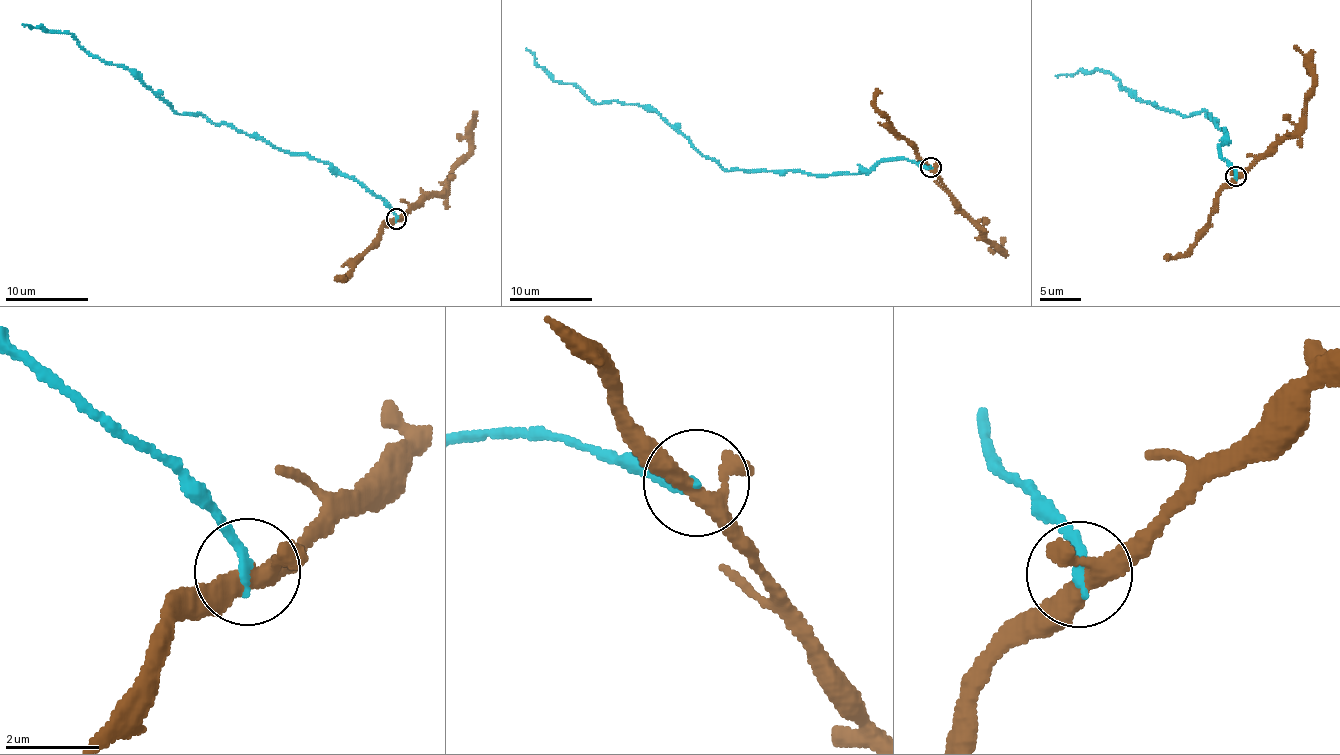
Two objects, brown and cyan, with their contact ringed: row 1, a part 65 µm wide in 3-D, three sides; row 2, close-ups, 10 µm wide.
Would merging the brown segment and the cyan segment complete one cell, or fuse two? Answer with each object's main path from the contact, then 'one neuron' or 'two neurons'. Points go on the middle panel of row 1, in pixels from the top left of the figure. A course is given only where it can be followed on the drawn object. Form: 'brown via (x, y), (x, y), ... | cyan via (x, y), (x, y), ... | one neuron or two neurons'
brown via (930, 168), (972, 218), (986, 240), (1002, 250), (1001, 253), (1005, 238) | cyan via (930, 168), (905, 158), (857, 173), (727, 170), (661, 116), (636, 104), (596, 103), (555, 81), (526, 48) | two neurons

